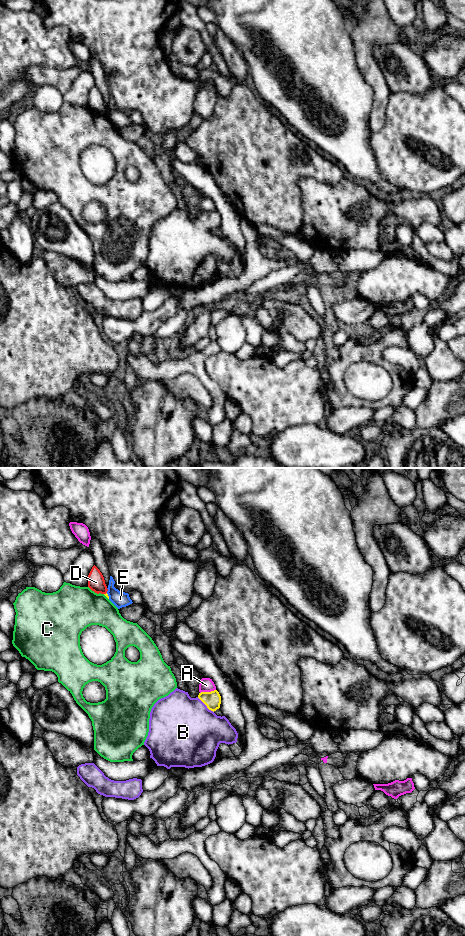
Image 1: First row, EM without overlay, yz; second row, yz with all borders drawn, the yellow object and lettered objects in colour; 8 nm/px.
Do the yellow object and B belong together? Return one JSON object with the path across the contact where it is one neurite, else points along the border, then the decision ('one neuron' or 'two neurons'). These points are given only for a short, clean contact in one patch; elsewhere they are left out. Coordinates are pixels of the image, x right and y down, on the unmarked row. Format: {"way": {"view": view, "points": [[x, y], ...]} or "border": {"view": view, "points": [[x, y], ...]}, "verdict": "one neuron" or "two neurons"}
{"way": {"view": "yz", "points": [[212, 220], [205, 224], [184, 247]]}, "verdict": "one neuron"}

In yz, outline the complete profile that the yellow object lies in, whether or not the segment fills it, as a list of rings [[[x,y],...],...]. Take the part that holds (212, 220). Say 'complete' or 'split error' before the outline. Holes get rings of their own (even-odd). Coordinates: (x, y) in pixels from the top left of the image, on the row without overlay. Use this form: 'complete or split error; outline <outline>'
split error; outline [[[176,208],[168,216],[159,219],[151,229],[149,252],[144,265],[150,271],[157,286],[194,288],[212,283],[220,263],[233,264],[237,262],[238,253],[225,236],[217,236],[214,232],[220,228],[221,216],[217,210],[201,212],[196,218],[191,218],[188,212]]]

